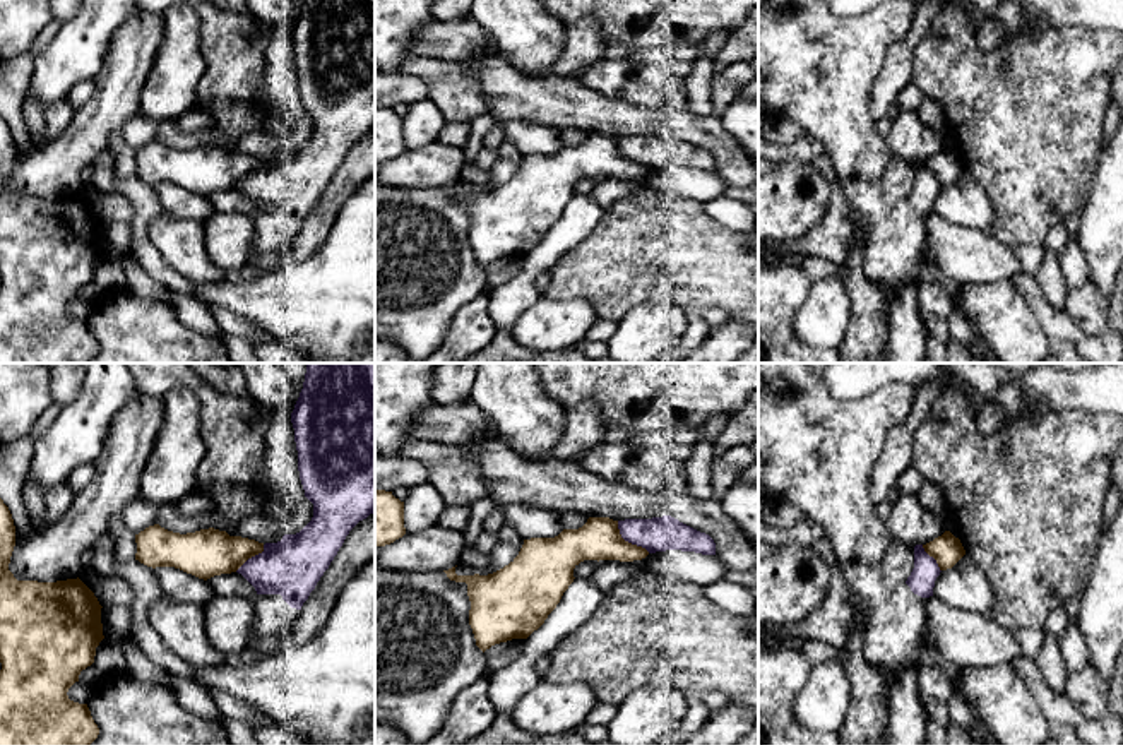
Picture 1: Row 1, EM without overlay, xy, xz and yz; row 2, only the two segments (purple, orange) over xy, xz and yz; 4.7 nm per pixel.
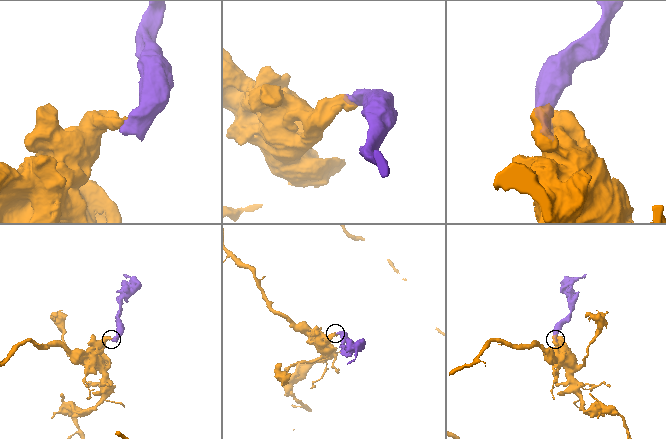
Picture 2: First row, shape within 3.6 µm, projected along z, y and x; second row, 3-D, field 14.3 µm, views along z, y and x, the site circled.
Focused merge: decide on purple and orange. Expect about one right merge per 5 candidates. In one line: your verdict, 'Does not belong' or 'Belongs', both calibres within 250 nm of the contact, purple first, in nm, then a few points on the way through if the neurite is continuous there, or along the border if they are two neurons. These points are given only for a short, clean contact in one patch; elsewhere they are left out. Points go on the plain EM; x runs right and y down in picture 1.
Does not belong. Thickness 160 nm (purple) against 200 nm. Boundary: xz (617, 137), (618, 149), (625, 156), (649, 168)

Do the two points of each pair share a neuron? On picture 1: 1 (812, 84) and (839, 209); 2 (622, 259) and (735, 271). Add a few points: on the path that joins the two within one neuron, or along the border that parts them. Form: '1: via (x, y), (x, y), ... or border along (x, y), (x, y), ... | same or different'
1: border along (837, 180), (843, 194), (863, 214) | different
2: via (649, 259), (692, 259), (707, 266) | same

